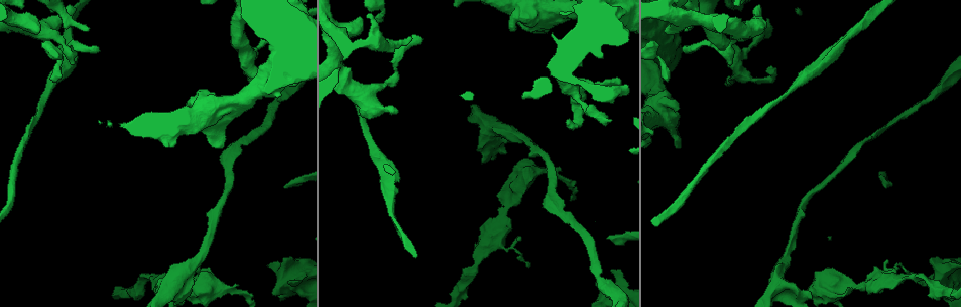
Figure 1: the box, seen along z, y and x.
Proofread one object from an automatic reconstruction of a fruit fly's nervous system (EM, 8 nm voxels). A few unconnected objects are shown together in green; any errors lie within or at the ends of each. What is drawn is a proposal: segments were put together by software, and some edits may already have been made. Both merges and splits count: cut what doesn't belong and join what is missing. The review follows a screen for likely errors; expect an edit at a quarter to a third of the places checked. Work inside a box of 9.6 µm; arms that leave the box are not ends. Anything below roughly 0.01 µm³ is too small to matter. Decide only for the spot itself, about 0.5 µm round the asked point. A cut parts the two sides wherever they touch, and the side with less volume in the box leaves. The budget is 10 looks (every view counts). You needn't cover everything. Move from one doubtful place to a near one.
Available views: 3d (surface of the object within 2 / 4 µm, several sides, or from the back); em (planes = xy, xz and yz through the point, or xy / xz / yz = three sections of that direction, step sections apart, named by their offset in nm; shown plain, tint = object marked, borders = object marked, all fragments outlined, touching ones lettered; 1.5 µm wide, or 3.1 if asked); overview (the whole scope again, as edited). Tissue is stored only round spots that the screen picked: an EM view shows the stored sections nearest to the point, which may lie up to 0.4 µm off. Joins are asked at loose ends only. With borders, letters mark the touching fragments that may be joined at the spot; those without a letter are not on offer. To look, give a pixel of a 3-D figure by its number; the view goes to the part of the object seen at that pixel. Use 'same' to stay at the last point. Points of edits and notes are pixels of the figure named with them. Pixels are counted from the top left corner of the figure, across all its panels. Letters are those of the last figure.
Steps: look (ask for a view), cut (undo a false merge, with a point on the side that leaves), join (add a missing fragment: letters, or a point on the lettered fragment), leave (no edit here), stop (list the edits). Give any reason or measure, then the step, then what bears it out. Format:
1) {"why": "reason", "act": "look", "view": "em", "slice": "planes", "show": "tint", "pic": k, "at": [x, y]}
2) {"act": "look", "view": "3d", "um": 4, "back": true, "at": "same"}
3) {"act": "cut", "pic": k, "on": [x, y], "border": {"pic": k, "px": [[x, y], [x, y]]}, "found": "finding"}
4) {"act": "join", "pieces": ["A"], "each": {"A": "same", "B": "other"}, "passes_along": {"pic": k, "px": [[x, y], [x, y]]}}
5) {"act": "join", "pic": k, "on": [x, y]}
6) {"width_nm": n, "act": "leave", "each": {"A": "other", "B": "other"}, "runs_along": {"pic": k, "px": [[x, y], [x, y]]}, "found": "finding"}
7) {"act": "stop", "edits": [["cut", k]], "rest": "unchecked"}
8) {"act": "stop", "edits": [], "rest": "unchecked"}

{"why": "calibre changes", "act": "look", "view": "em", "slice": "yz", "step": 8, "show": "tint", "pic": 1, "at": [937, 90]}

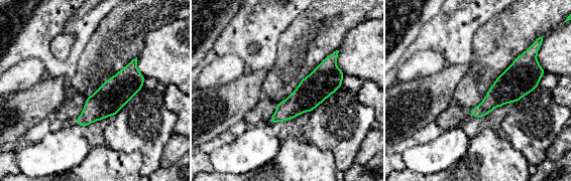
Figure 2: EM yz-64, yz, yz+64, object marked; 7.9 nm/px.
{"why": "another direction", "act": "look", "view": "em", "slice": "planes", "show": "tint", "at": "same"}

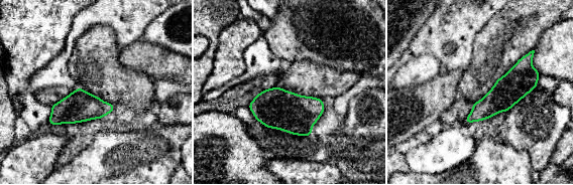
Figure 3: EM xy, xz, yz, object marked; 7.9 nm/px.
{"why": "what lies round it", "act": "look", "view": "em", "slice": "planes", "show": "borders", "at": "same"}

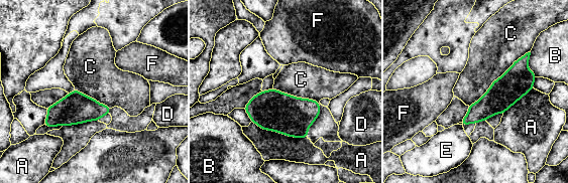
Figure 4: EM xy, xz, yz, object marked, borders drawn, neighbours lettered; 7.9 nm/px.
{"act": "leave", "each": {"A": "other", "B": "other", "C": "other", "D": "other", "E": "other", "F": "other"}, "border": {"pic": 4, "px": [[529, 51], [520, 56], [468, 106]]}, "found": "all the same neuron"}

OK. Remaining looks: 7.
{"why": "free end", "act": "look", "view": "3d", "um": 2, "back": true, "pic": 1, "at": [287, 283]}

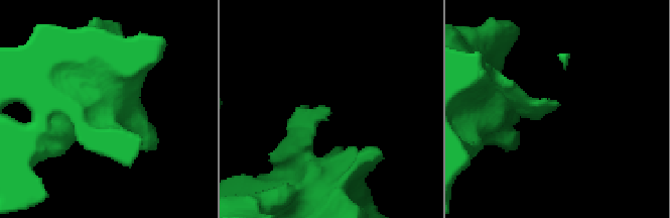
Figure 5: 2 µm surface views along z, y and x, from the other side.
{"why": "need the tissue", "act": "look", "view": "em", "slice": "planes", "show": "plain", "pic": 5, "at": [553, 110]}

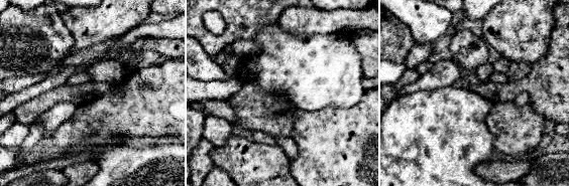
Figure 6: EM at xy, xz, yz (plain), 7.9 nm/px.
{"why": "what lies round it", "act": "look", "view": "em", "slice": "planes", "show": "borders", "at": "same"}

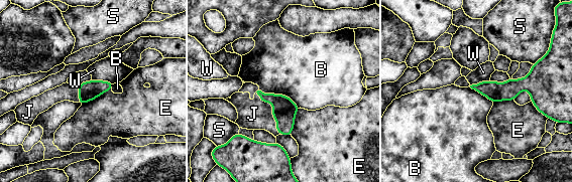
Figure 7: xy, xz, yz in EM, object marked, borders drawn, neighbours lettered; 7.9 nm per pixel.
{"longest_contact_nm": ["J", 400], "act": "join", "pieces": ["J"], "each": {"B": "other", "E": "other", "J": "same", "S": "other", "W": "other"}, "found": "the neuron continues"}

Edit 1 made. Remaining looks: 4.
{"why": "redraw", "act": "look", "view": "overview"}

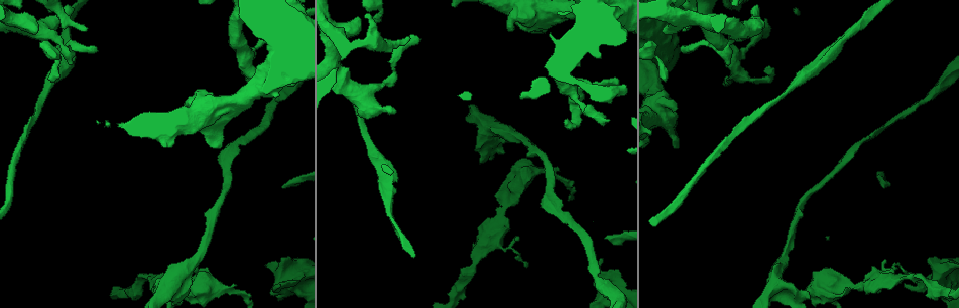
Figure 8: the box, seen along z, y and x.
{"why": "an open end", "act": "look", "view": "em", "slice": "yz", "step": 8, "show": "tint", "pic": 8, "at": [187, 286]}

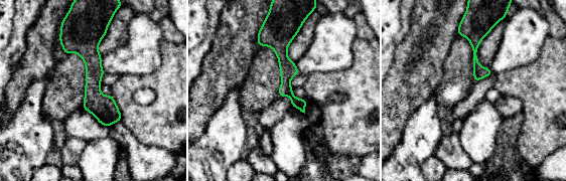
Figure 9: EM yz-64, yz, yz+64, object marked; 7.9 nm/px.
{"why": "cut it another way", "act": "look", "view": "em", "slice": "planes", "show": "borders", "at": "same"}

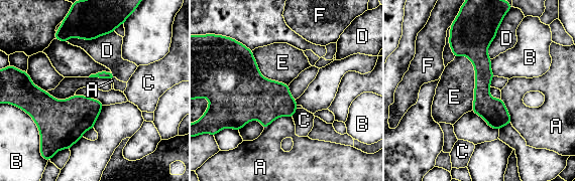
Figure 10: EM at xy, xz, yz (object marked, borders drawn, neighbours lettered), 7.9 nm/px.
{"act": "leave", "each": {"A": "other", "B": "other", "C": "other", "D": "other", "E": "other", "F": "other"}, "runs_along": {"pic": 10, "px": [[475, 31], [482, 101], [497, 127]]}, "found": "no lettered fragment goes on from it"}

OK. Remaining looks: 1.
{"why": "thin end", "act": "look", "view": "em", "slice": "planes", "show": "borders", "pic": 8, "at": [526, 262]}

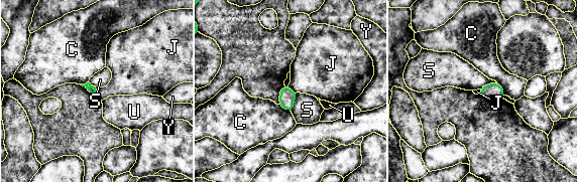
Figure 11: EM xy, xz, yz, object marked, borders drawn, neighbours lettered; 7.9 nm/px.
{"act": "leave", "each": {"C": "other", "J": "other", "S": "other", "U": "other", "Y": "other"}, "found": "none of them fits"}

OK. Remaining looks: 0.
{"act": "stop", "edits": [["join", 7]], "rest": "unchecked"}

